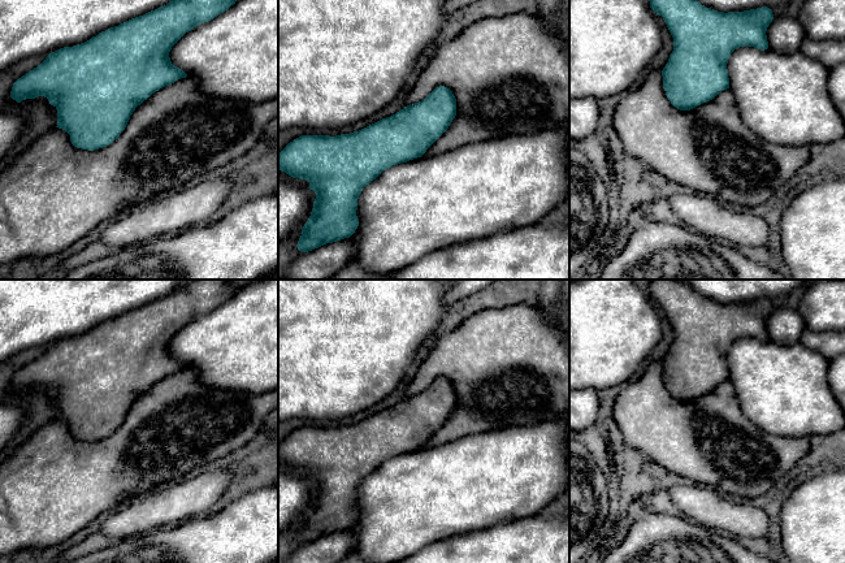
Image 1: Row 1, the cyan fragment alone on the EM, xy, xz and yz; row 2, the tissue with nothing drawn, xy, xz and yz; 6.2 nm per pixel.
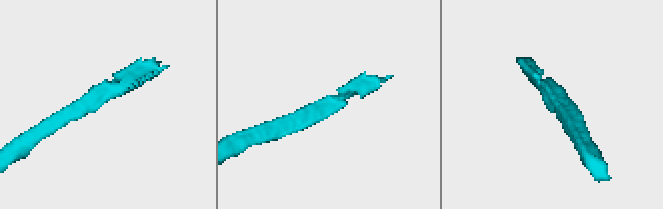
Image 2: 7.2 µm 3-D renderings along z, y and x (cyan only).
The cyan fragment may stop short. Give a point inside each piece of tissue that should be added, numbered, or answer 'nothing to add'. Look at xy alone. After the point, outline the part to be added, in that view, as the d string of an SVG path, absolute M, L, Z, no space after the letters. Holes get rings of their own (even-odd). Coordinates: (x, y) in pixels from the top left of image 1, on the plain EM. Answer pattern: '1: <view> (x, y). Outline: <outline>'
nothing to add

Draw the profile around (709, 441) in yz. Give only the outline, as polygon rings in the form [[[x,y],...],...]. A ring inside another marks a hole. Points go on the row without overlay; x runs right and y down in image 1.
[[[653,360],[640,380],[632,380],[614,404],[614,417],[625,446],[644,452],[688,482],[710,486],[741,499],[760,497],[810,451],[809,438],[772,436],[759,429],[741,410],[733,384],[727,380],[690,402],[671,395],[662,363]]]

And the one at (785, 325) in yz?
[[[788,306],[774,308],[766,326],[768,338],[783,346],[792,346],[801,342],[801,335],[806,329],[801,313]]]

